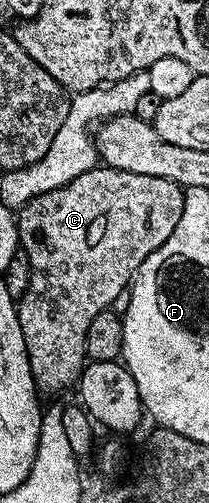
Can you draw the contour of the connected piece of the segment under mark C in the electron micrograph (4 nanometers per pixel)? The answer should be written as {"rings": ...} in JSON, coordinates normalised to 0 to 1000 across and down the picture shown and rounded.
{"rings":[[[474,326],[450,336],[364,350],[364,358],[344,358],[249,382],[211,382],[191,390],[172,390],[134,408],[81,419],[86,459],[105,479],[96,493],[144,519],[144,563],[124,583],[81,594],[77,606],[86,610],[86,634],[96,636],[96,660],[115,660],[115,684],[134,700],[163,763],[187,777],[316,775],[330,767],[340,773],[388,751],[392,738],[421,726],[411,708],[421,644],[440,644],[440,636],[459,636],[459,628],[478,628],[478,620],[531,614],[550,606],[545,598],[579,584],[589,590],[608,583],[612,571],[641,559],[641,547],[656,545],[670,533],[670,525],[689,525],[689,517],[708,517],[708,509],[727,509],[727,501],[746,501],[746,493],[766,493],[766,485],[785,485],[785,477],[804,477],[804,469],[823,469],[842,445],[861,445],[861,429],[880,421],[885,396],[890,378],[842,368],[823,358],[785,358],[766,350],[670,350],[651,342],[593,342],[502,326]]]}

